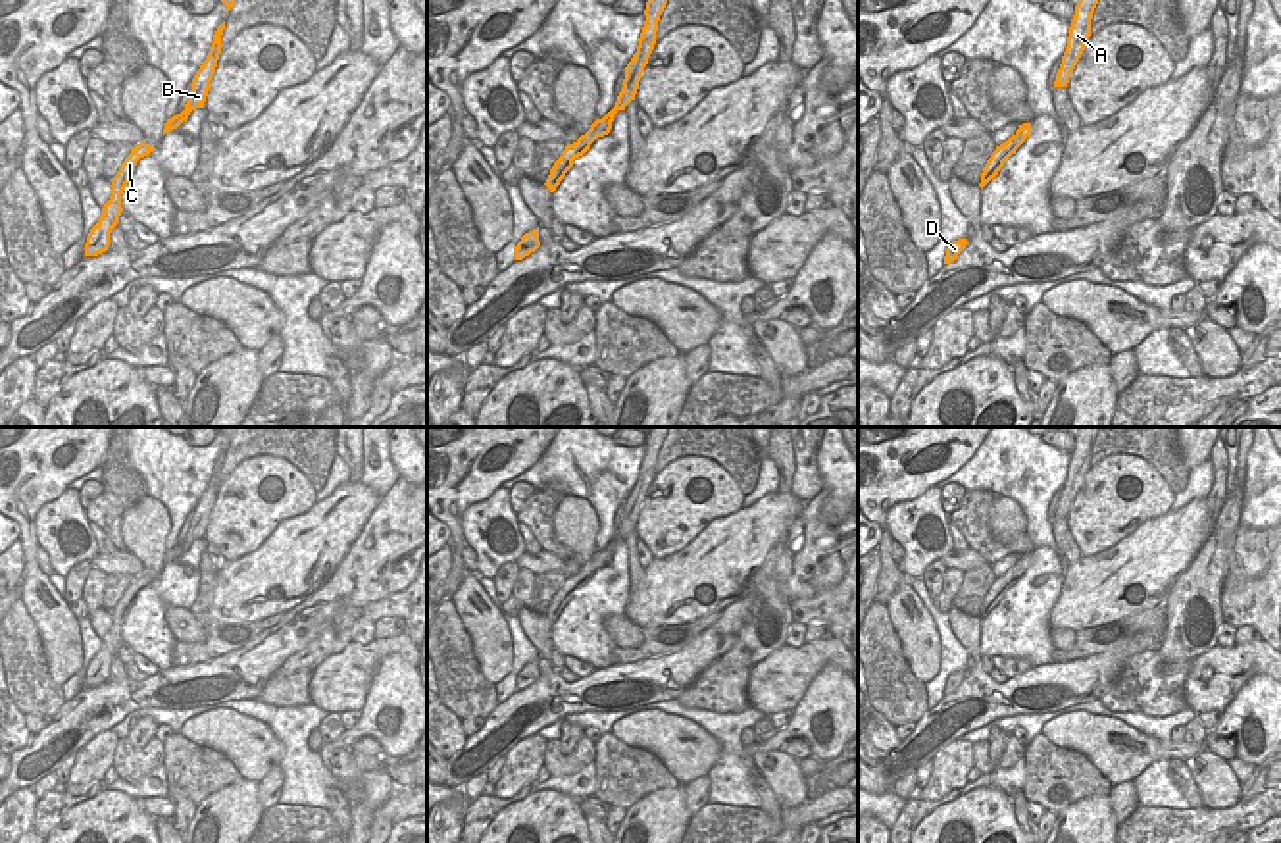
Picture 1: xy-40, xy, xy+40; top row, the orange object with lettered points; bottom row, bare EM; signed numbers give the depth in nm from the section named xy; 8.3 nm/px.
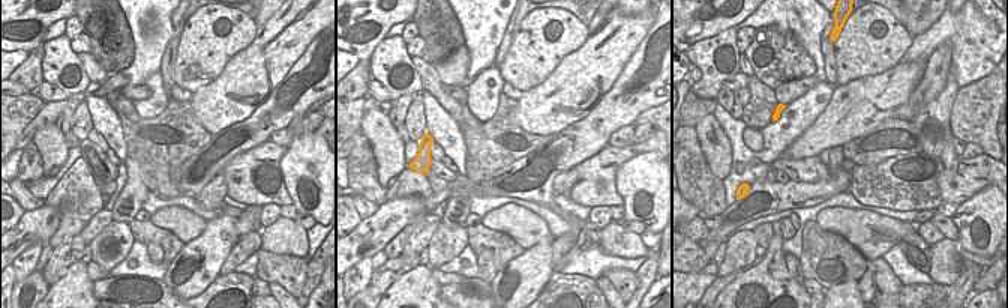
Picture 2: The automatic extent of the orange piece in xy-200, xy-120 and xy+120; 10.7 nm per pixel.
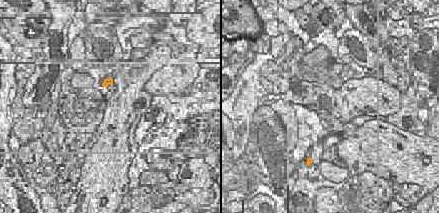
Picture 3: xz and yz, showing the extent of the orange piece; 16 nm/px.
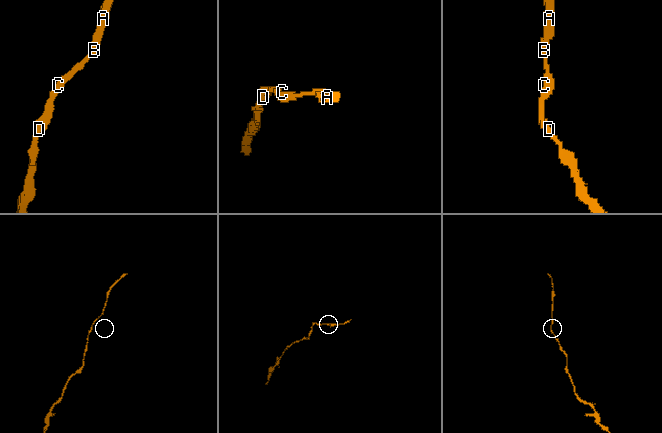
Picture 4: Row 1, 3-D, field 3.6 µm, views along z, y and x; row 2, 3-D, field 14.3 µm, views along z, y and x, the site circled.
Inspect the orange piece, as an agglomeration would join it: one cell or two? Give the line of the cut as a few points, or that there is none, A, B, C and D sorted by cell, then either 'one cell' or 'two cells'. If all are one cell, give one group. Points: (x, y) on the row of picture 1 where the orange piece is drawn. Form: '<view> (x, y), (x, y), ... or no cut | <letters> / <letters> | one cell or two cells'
no cut | A B C D | one cell

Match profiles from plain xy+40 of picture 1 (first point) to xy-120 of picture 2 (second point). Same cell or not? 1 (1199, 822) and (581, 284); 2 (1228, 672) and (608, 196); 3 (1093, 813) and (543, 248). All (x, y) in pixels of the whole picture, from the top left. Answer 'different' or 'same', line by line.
1: same
2: same
3: same

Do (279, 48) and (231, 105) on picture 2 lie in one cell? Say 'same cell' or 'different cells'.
same cell

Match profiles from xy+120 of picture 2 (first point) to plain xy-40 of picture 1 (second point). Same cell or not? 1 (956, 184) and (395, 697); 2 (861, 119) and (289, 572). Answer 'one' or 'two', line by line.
1: two
2: one

